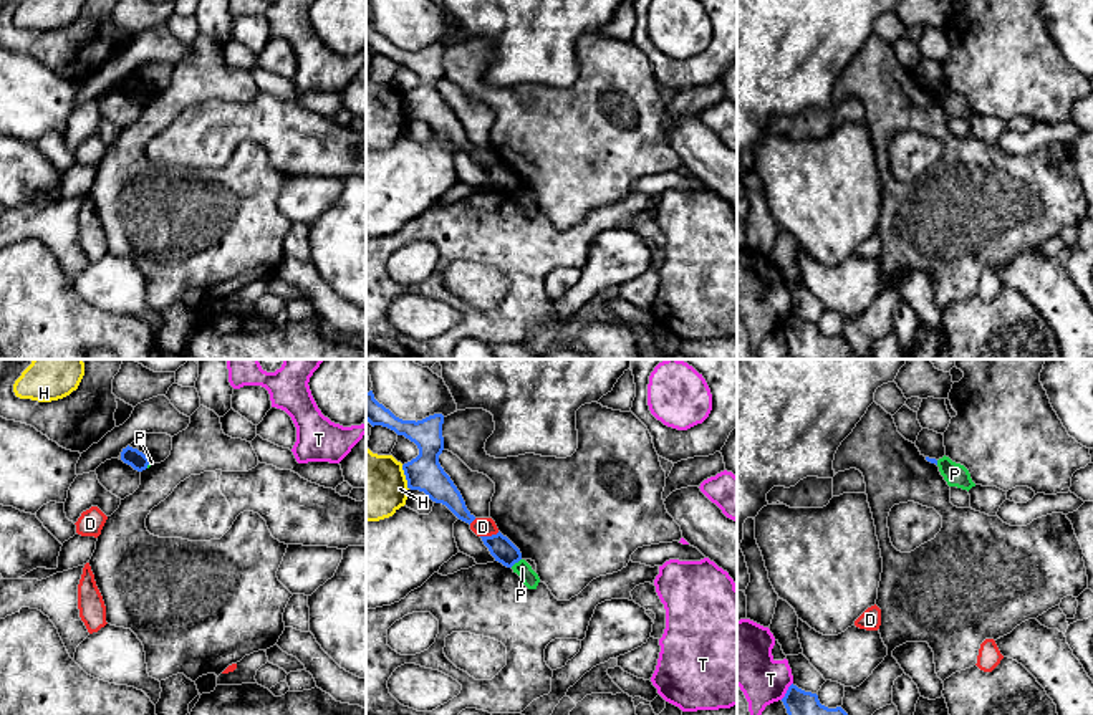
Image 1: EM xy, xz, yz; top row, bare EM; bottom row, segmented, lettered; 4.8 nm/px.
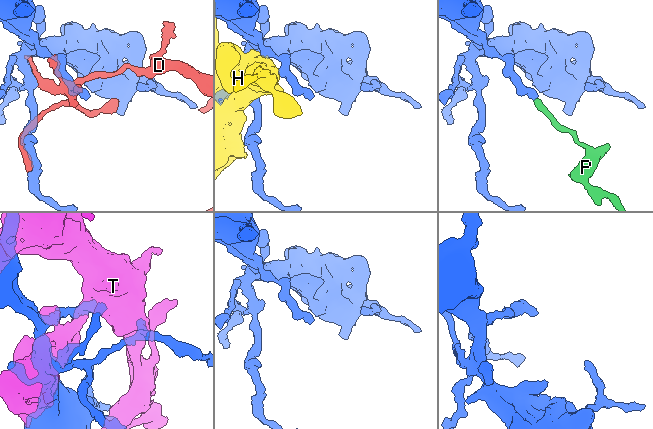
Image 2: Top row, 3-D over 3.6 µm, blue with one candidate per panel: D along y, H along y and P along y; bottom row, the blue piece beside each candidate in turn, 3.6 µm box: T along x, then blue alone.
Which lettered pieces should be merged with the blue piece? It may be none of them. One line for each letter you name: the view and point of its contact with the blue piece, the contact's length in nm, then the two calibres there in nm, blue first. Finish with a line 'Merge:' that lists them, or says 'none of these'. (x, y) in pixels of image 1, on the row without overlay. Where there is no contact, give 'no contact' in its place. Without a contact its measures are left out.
Merge: none of these

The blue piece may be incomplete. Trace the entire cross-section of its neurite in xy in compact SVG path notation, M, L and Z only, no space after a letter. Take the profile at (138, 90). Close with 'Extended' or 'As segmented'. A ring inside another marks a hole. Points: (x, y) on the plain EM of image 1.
M129 74L126 78L123 78L121 89L124 93L131 94L137 101L146 99L149 94L149 88L142 81L139 81L137 78L132 78Z. As segmented

